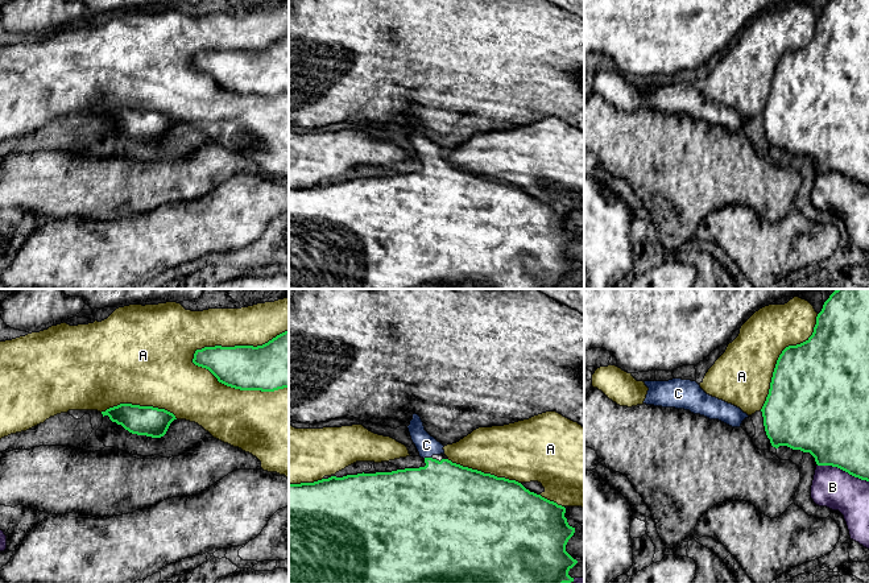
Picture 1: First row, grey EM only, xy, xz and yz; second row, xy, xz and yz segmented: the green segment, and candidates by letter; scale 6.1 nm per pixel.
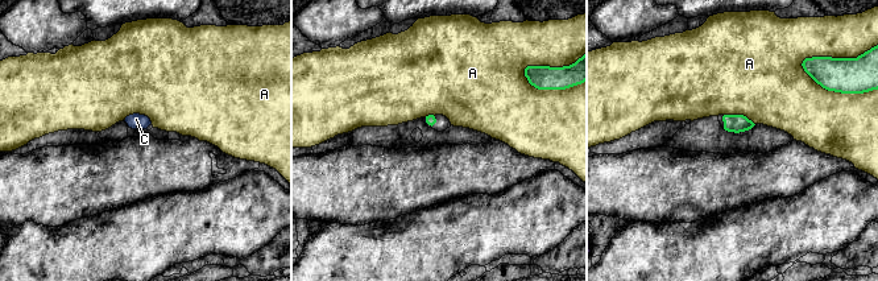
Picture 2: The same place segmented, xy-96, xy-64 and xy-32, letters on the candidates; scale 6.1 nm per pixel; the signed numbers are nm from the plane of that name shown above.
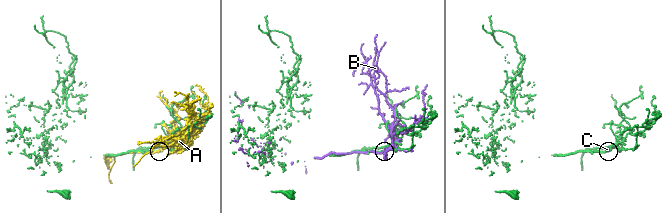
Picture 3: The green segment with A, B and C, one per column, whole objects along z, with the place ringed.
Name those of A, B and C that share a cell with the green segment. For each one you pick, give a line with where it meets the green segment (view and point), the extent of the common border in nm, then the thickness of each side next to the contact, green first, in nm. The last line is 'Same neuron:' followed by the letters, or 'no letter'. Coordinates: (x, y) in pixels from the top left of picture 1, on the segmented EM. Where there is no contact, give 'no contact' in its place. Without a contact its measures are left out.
C: contact xz (427, 458); length 60 nm; calibres 440 and 130 nm
Same neuron: C

